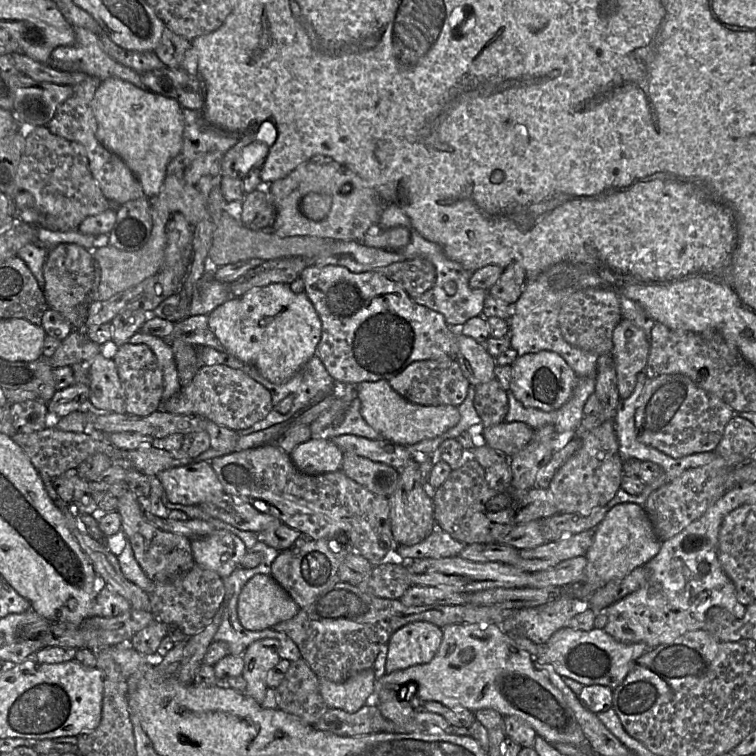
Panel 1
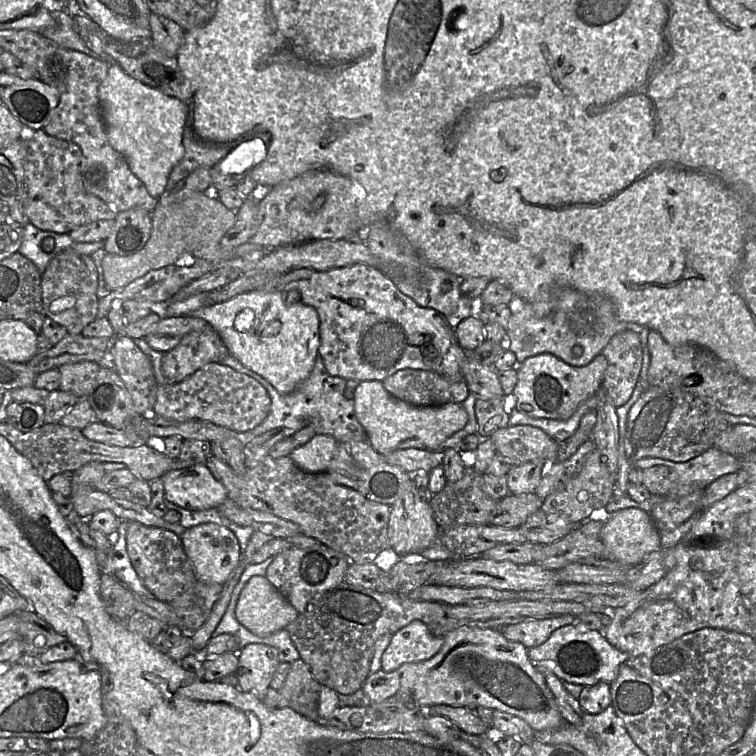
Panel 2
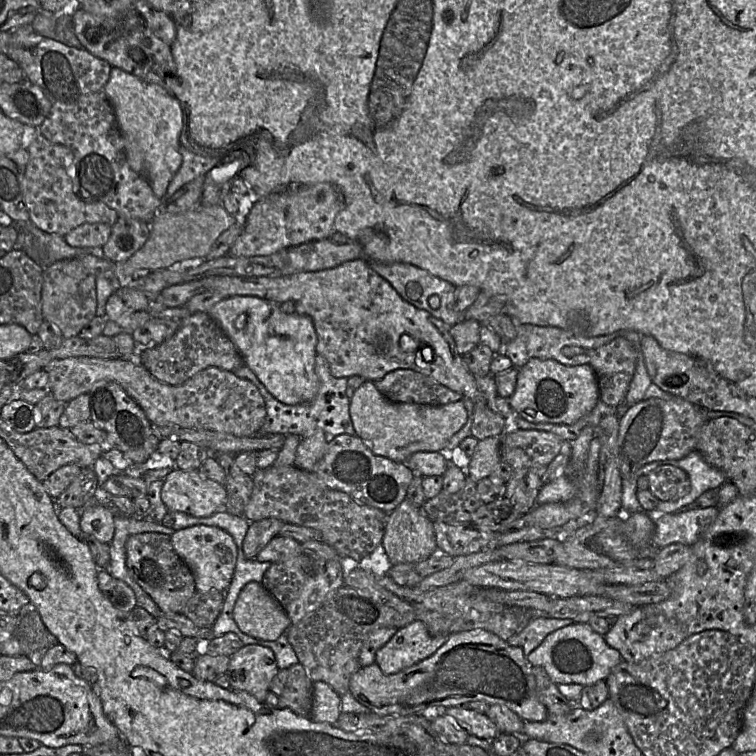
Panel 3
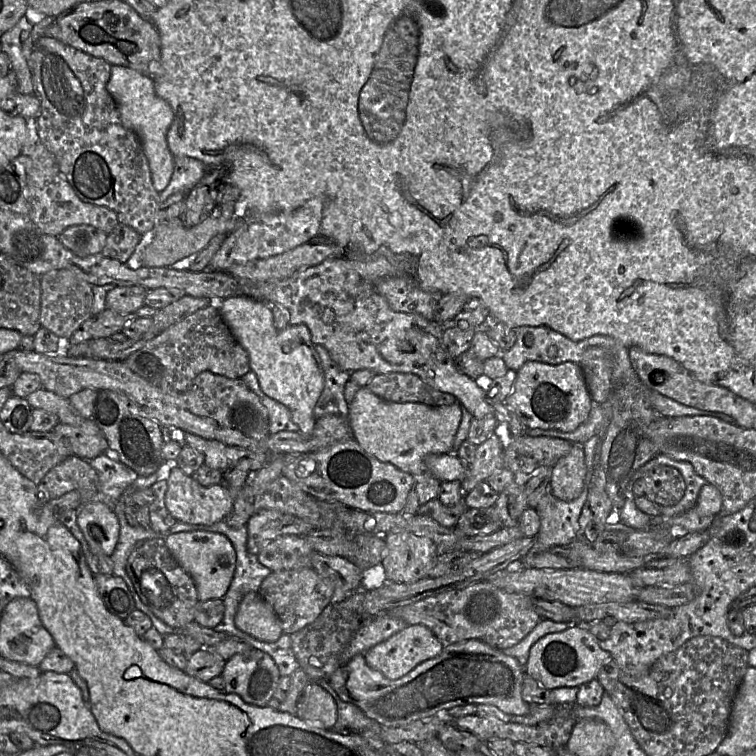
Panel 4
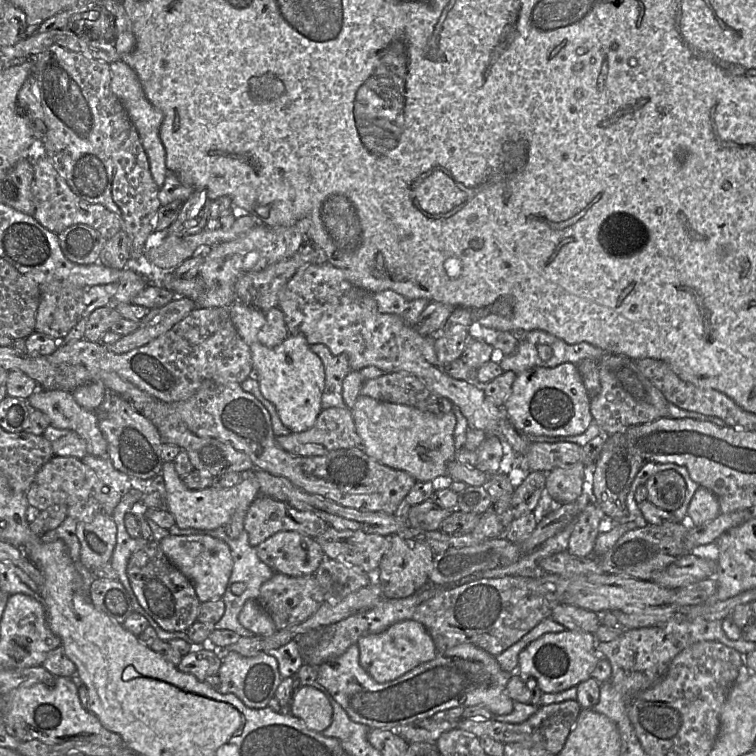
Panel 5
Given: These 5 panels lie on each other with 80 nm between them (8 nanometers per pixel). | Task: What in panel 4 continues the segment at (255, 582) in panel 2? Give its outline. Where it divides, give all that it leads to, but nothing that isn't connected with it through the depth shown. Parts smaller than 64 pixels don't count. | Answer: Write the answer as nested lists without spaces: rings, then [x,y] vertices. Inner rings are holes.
[[[249,592],[242,598],[235,615],[235,625],[265,642],[274,642],[283,634],[280,620],[258,592]]]

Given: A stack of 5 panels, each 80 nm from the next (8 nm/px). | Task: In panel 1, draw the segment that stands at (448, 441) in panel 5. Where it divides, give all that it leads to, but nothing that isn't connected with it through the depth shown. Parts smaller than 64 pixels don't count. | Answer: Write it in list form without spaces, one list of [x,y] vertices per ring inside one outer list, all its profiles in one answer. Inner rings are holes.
[[[387,380],[358,384],[357,398],[361,402],[361,415],[383,440],[402,446],[435,438],[460,421],[460,413],[451,405],[418,405],[401,397]]]

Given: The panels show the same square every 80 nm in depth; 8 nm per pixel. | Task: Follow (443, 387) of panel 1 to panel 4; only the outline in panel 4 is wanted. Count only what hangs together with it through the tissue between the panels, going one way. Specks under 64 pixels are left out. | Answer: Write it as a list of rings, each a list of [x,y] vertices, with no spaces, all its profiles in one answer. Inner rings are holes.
[[[412,373],[376,374],[365,387],[387,402],[416,402],[429,407],[448,406],[457,402],[455,396],[433,388]]]

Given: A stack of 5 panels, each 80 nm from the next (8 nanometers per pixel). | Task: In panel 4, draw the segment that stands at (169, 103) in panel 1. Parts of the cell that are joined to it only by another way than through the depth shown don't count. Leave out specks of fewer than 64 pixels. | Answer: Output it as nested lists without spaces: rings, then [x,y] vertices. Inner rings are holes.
[[[111,65],[106,89],[117,103],[124,127],[138,136],[149,162],[154,188],[162,192],[168,186],[174,170],[174,156],[167,143],[167,132],[174,119],[171,106],[156,95],[152,78],[128,67]]]

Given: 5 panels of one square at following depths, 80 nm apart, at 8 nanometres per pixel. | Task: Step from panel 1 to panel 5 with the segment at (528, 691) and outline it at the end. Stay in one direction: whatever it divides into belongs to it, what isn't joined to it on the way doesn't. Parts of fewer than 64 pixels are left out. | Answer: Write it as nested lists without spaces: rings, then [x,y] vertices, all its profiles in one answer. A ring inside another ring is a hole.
[[[463,643],[437,653],[433,660],[422,663],[399,678],[385,683],[376,682],[361,667],[359,654],[357,644],[353,644],[341,656],[321,664],[317,667],[317,681],[345,710],[351,720],[364,724],[370,729],[394,731],[403,725],[431,718],[439,711],[458,706],[484,706],[495,715],[508,714],[513,710],[514,701],[506,691],[507,683],[513,673],[502,670],[495,656],[473,644]]]

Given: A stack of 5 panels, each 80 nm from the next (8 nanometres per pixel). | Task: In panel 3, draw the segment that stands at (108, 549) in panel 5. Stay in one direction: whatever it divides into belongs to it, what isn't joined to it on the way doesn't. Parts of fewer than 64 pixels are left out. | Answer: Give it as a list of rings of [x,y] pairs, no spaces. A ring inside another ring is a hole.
[[[101,505],[86,507],[80,511],[80,528],[100,542],[110,544],[115,535],[114,514]]]

